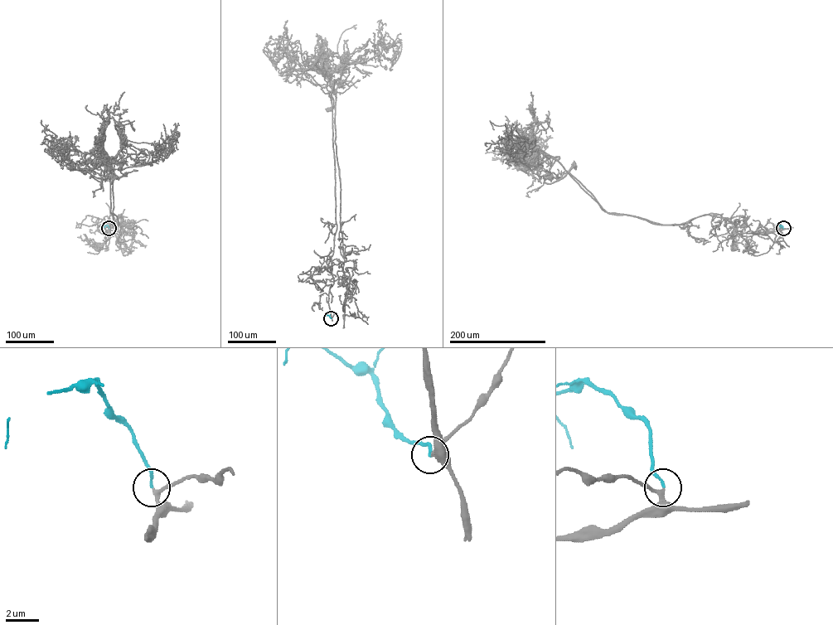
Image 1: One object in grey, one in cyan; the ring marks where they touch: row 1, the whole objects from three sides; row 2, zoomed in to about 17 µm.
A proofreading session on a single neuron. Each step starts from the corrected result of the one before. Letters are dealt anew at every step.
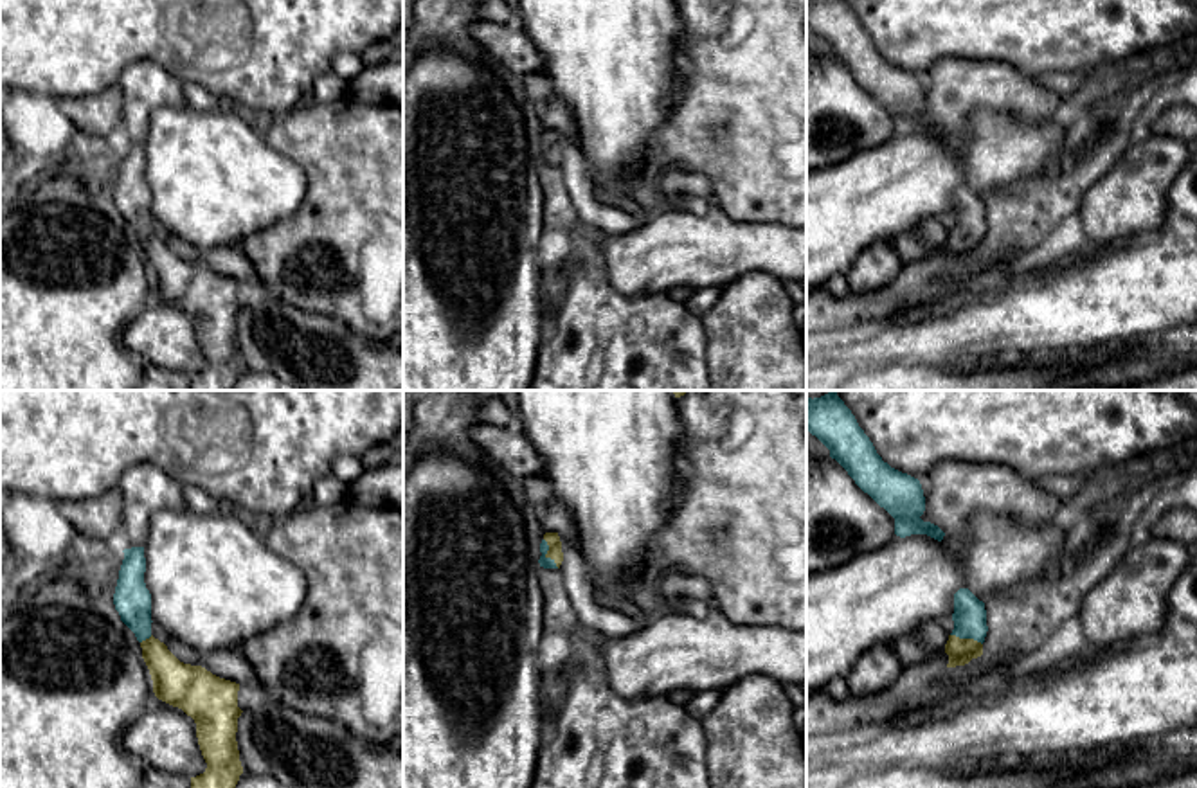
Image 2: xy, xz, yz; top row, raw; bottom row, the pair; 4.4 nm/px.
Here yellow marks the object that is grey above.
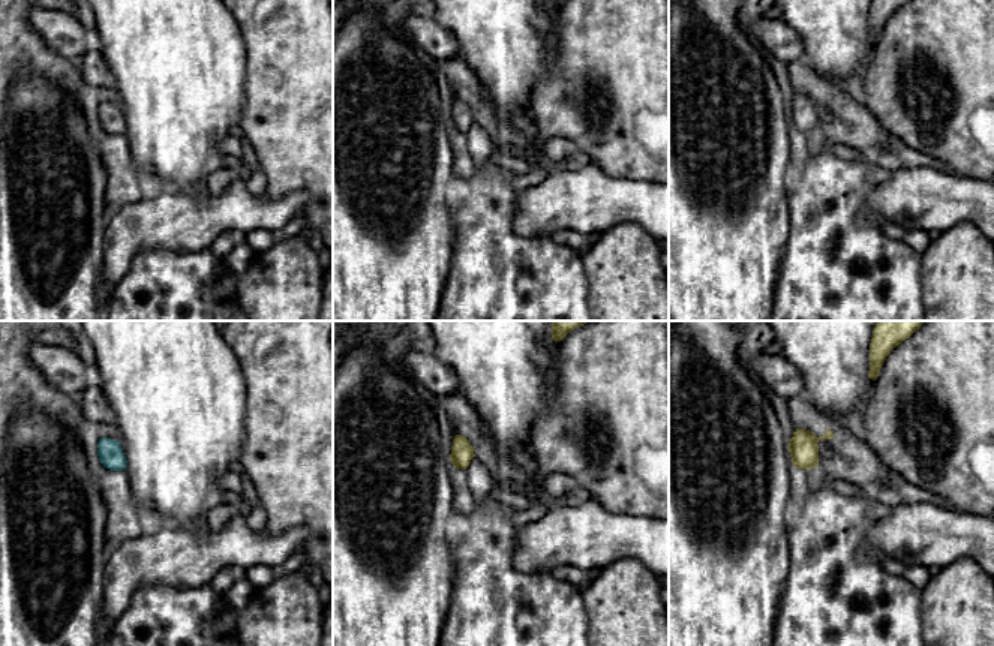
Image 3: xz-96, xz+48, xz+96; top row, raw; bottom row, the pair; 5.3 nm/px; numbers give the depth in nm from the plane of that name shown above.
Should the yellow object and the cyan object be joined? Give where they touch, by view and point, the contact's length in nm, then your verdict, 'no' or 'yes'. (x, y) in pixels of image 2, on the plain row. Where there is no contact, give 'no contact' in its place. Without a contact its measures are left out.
contact xz (548, 150); length 150 nm; yes

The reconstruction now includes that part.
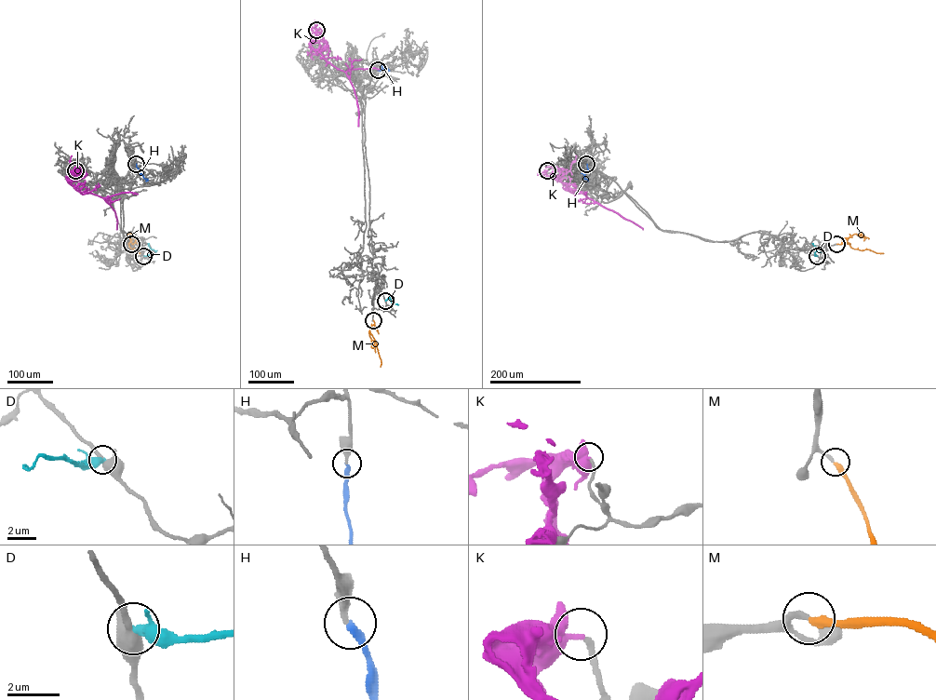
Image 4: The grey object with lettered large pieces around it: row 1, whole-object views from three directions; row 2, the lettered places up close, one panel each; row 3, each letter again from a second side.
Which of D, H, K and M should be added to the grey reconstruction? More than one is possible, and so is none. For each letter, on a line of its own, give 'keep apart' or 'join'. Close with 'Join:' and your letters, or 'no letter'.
D: keep apart
H: join
K: keep apart
M: join
Join: H, M

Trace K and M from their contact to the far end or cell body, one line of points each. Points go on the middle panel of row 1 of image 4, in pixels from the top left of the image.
K: (316, 30), (315, 41), (310, 45), (327, 61), (346, 74), (356, 97), (358, 126)
M: (373, 320), (370, 333), (377, 343), (380, 367)

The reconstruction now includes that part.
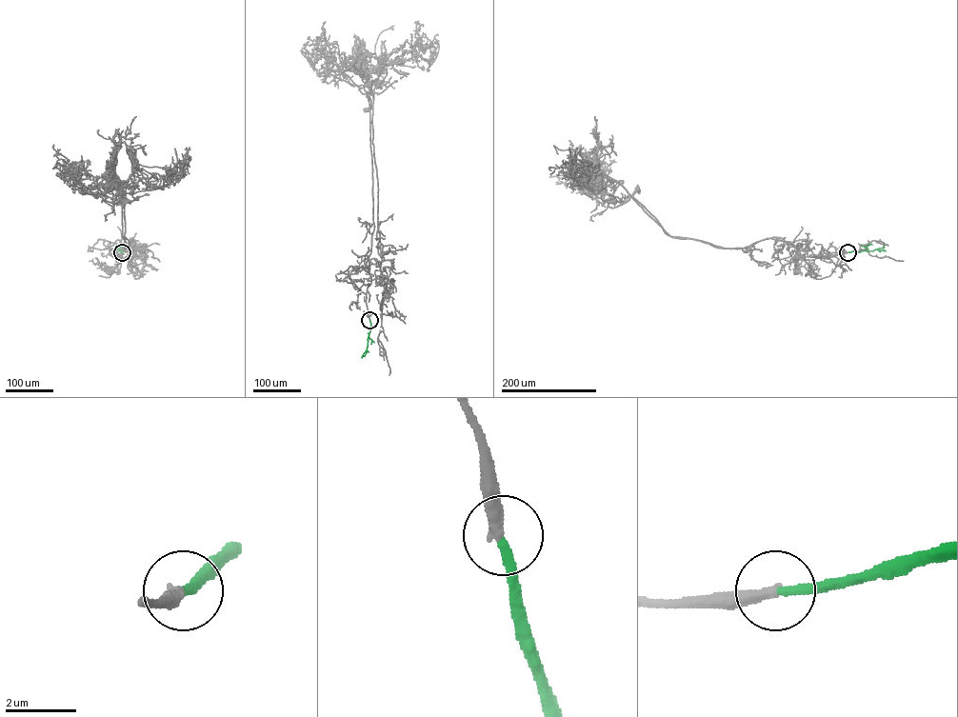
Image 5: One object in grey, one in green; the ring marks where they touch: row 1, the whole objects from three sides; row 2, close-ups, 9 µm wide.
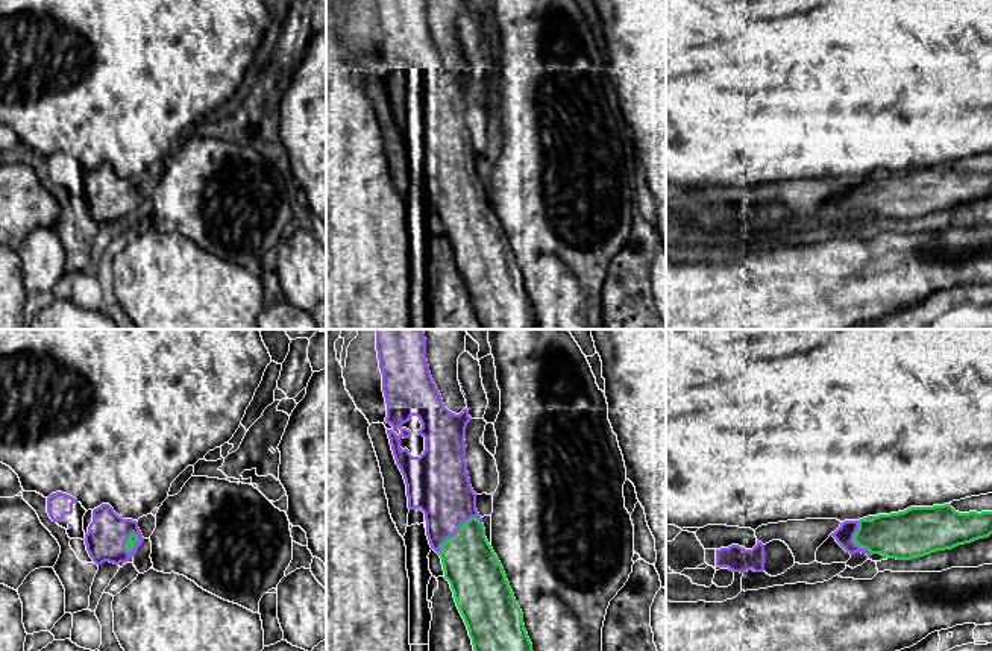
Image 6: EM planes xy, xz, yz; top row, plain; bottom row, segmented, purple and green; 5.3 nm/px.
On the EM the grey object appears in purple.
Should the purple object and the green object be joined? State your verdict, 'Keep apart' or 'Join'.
Join

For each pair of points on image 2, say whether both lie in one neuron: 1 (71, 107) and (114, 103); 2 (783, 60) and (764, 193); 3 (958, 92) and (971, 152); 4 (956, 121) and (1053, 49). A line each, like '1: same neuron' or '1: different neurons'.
1: same neuron
2: same neuron
3: different neurons
4: different neurons

